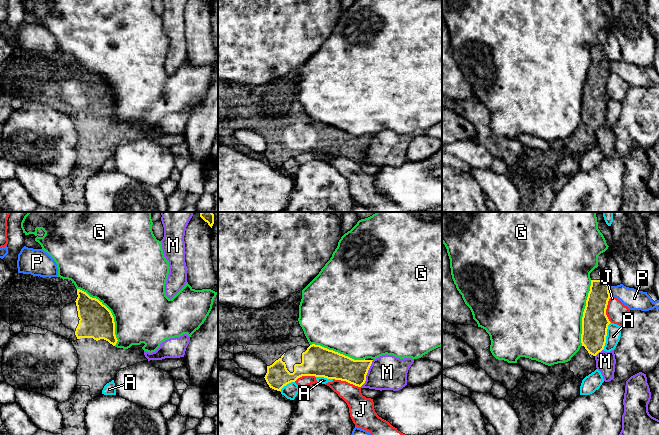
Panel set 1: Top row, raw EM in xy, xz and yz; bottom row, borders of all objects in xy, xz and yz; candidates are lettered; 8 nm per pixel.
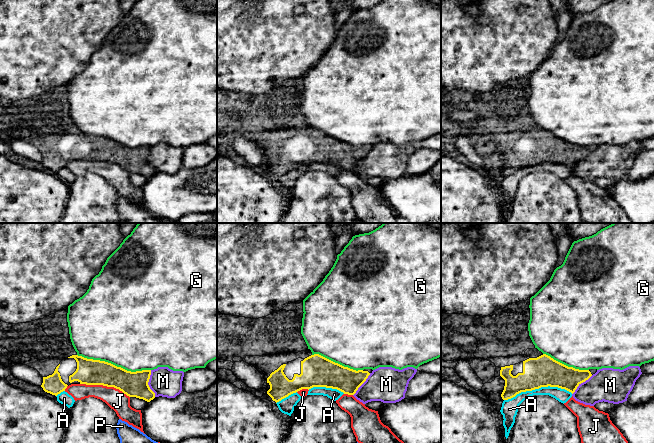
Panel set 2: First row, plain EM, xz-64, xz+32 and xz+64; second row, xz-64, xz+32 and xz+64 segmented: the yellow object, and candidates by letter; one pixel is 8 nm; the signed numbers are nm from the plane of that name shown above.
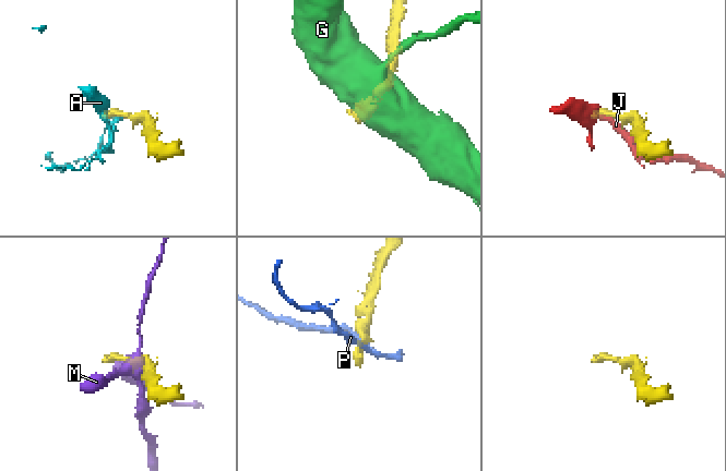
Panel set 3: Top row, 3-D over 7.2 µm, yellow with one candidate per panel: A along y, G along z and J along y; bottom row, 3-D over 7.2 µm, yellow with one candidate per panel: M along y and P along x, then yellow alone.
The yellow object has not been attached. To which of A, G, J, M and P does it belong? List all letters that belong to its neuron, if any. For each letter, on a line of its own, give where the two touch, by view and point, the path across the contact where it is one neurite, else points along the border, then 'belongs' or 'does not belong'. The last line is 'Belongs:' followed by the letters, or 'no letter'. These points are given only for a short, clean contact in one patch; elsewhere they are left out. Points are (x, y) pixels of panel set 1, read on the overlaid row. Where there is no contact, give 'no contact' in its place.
A: meets yellow in yz at (606, 335); does not belong
G: meets yellow in xy at (110, 312); does not belong
J: meets yellow in xz at (346, 381); does not belong
M: meets yellow in xz at (366, 374); does not belong
P: meets yellow in yz at (608, 292); border along yz (608, 287), (608, 292), (611, 296); does not belong
Belongs: no letter

